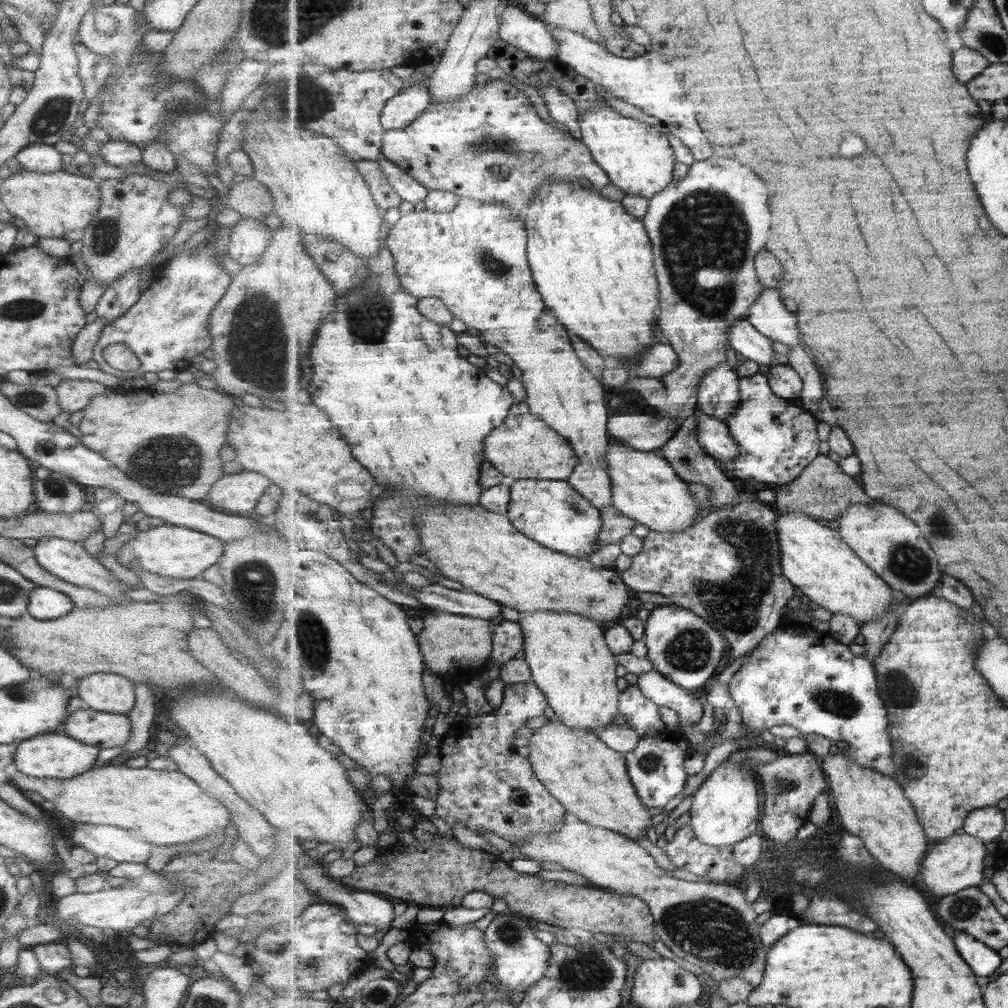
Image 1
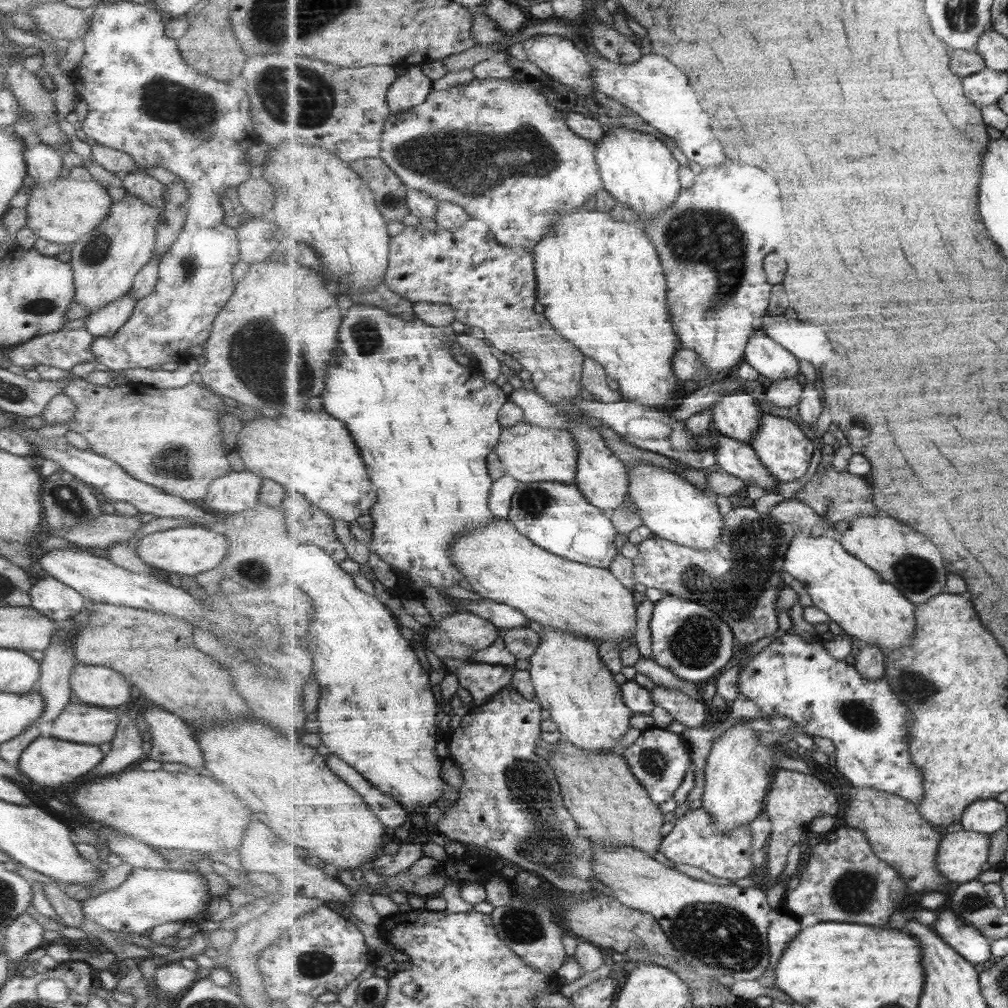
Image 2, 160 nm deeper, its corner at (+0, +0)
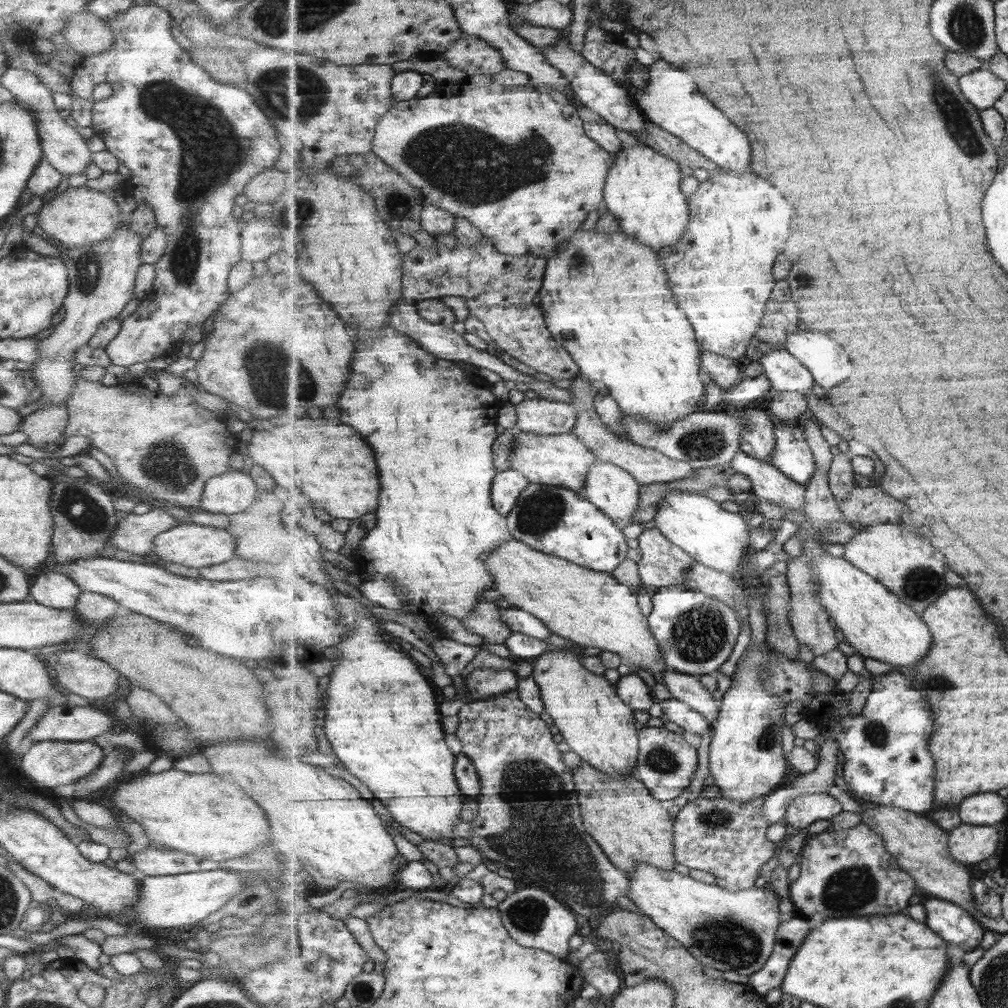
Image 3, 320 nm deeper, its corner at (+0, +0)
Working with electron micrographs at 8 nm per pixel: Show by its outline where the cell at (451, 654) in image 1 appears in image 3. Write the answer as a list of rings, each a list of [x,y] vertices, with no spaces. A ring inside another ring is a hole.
[[[480,602],[471,618],[464,618],[462,626],[483,638],[483,644],[505,644],[513,630],[502,619],[501,608],[495,602]]]

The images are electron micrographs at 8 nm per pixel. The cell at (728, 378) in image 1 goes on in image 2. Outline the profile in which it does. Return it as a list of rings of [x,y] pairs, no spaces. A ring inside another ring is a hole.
[[[732,390],[726,396],[720,398],[711,408],[713,417],[713,427],[725,436],[730,436],[741,442],[752,442],[752,438],[760,432],[760,424],[762,424],[762,412],[755,403],[755,395],[748,394],[741,390]]]

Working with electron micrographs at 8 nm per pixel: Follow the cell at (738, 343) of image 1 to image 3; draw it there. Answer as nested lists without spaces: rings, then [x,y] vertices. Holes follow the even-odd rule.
[[[786,348],[766,352],[761,366],[776,392],[800,392],[808,396],[815,386],[813,373]]]

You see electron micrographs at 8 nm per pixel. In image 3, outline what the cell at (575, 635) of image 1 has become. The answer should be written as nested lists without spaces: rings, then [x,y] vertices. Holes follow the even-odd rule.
[[[578,647],[551,648],[547,653],[537,657],[531,676],[542,690],[542,700],[546,713],[554,720],[563,740],[570,750],[577,753],[582,760],[609,776],[633,774],[640,764],[640,730],[635,724],[635,711],[618,695],[615,684],[608,682],[603,675],[593,674],[582,663]]]

